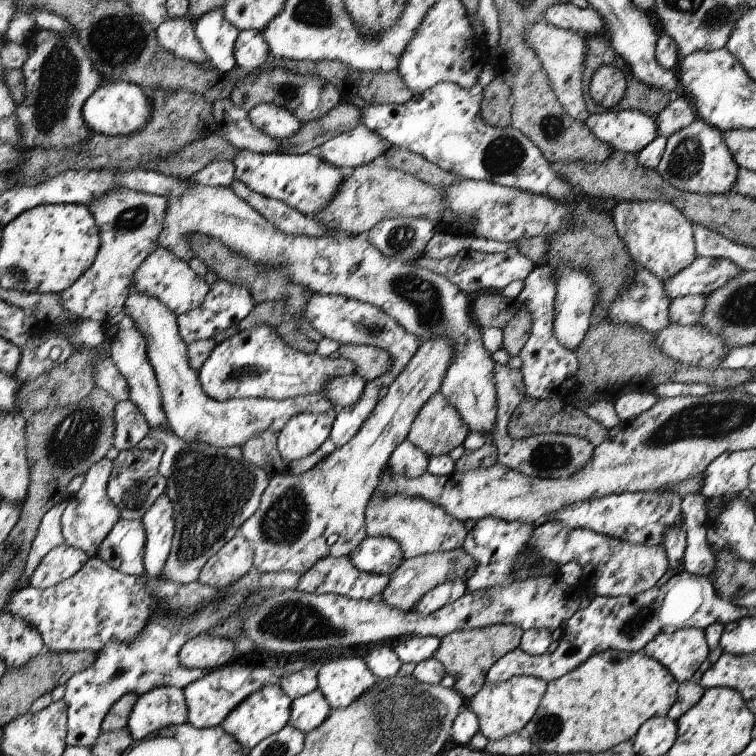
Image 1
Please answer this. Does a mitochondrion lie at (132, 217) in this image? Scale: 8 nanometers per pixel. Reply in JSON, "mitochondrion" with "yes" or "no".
{"mitochondrion":"yes"}

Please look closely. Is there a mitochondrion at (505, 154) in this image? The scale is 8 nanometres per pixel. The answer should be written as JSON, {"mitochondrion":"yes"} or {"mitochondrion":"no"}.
{"mitochondrion":"yes"}

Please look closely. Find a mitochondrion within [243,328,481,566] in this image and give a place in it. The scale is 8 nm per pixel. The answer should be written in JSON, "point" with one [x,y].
{"point":[286,520]}

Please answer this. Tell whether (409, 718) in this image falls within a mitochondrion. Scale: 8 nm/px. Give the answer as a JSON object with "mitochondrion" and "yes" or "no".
{"mitochondrion":"yes"}

